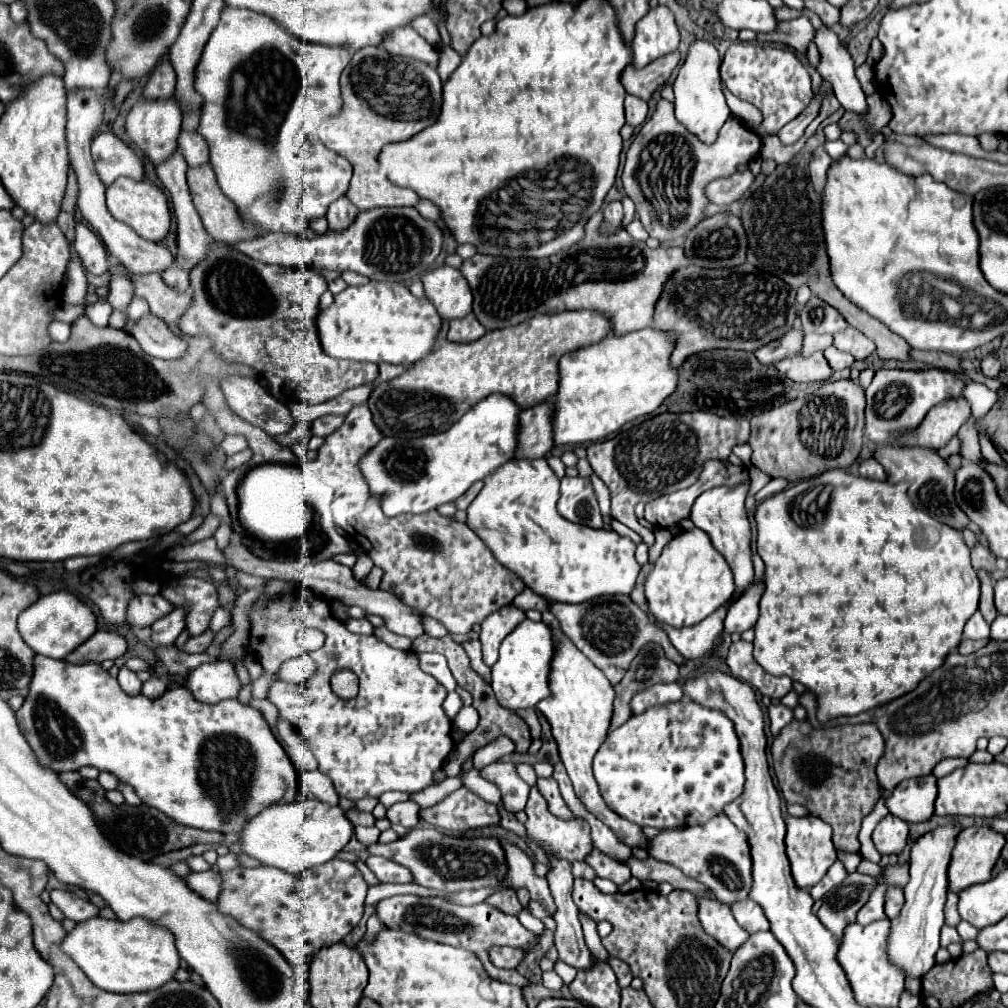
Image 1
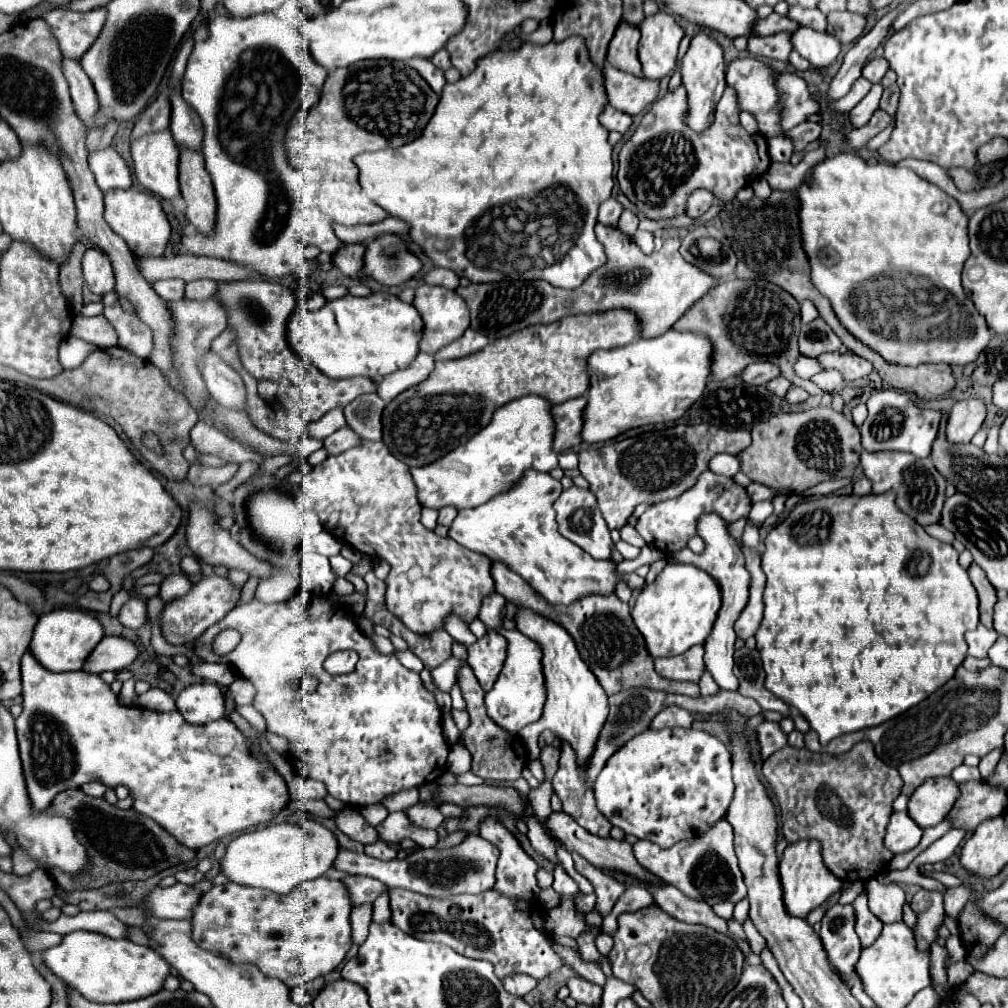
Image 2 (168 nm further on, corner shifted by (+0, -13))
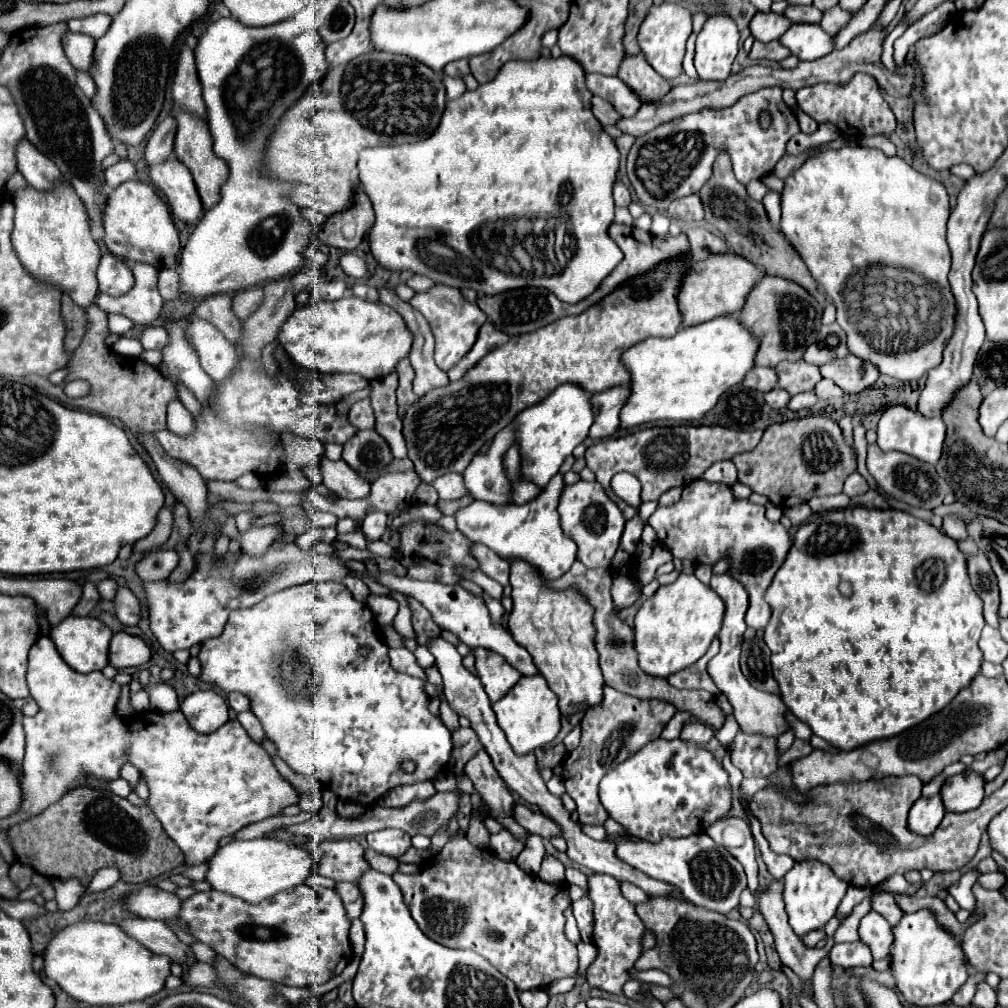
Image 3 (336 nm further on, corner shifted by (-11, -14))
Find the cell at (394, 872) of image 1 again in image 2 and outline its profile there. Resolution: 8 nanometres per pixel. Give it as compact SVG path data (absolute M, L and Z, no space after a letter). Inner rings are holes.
M347 877L343 879L343 883L349 889L349 895L353 899L353 905L361 905L361 903L373 903L381 893L385 893L385 883L373 879L373 877Z

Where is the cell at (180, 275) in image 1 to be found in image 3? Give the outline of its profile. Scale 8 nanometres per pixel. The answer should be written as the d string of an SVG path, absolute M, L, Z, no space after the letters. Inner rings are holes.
M164 268L158 274L158 292L164 300L174 300L180 294L178 286L178 272L172 268Z

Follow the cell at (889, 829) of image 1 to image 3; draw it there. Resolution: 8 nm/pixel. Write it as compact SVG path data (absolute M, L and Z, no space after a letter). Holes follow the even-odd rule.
M940 794L930 796L930 798L920 798L920 800L916 800L916 804L910 810L908 824L910 824L912 832L916 832L920 836L930 836L942 822L944 814L946 814L946 808L944 808Z

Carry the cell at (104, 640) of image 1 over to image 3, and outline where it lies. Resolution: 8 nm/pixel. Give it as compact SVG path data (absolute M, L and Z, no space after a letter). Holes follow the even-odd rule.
M116 632L110 642L110 664L114 668L142 666L150 660L150 648L142 638L130 636L126 632Z

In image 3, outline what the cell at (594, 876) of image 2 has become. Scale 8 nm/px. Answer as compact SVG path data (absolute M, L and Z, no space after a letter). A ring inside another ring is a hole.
M592 874L588 876L588 886L592 890L592 902L594 902L594 932L592 942L598 948L596 960L588 966L586 978L592 988L600 988L610 994L622 994L622 986L630 980L628 970L634 968L634 962L642 954L642 934L644 924L636 916L634 904L630 904L620 894L620 884L616 878L606 874Z

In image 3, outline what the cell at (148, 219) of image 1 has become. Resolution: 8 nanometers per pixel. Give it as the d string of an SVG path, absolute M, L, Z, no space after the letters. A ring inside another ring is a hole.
M128 180L114 188L112 194L108 194L102 222L106 230L104 242L114 256L134 262L146 262L158 270L178 266L178 230L172 222L168 206L158 198L150 184L140 180Z

